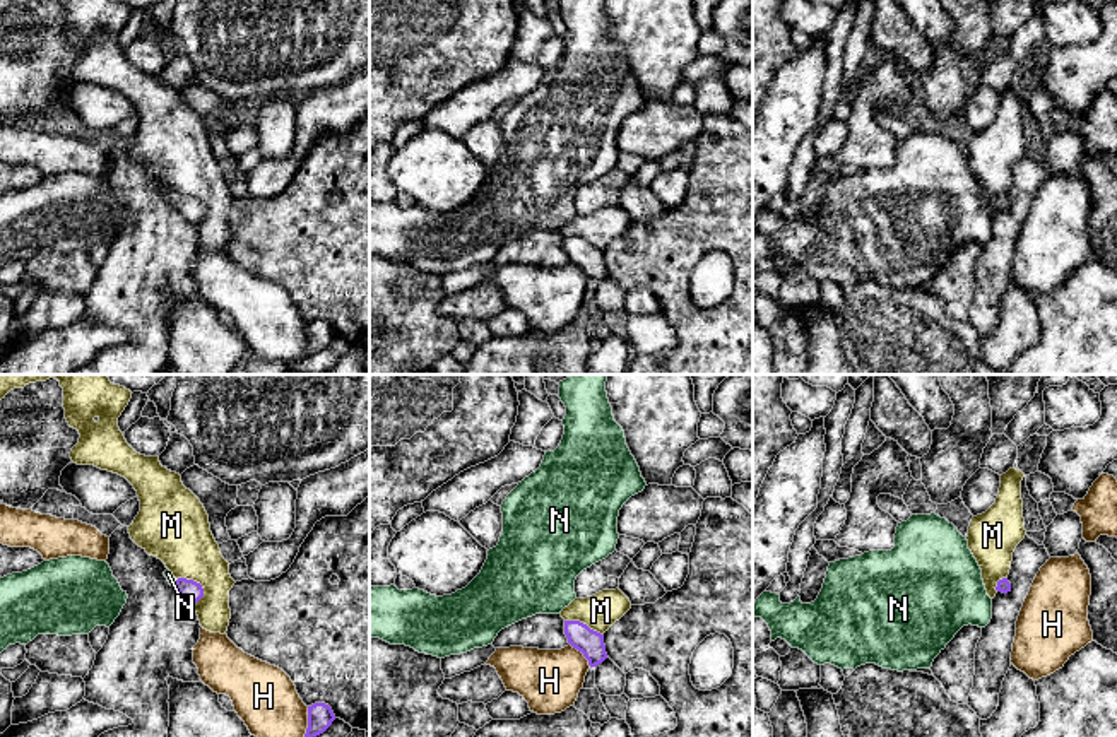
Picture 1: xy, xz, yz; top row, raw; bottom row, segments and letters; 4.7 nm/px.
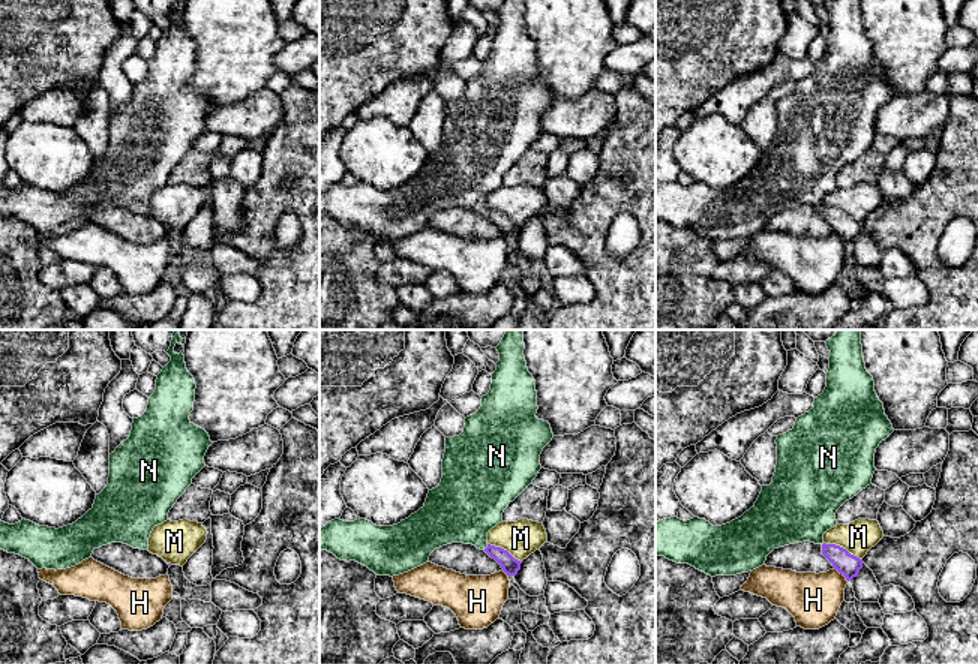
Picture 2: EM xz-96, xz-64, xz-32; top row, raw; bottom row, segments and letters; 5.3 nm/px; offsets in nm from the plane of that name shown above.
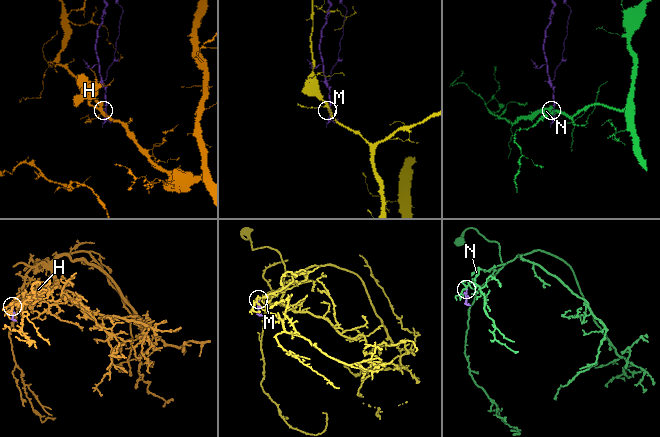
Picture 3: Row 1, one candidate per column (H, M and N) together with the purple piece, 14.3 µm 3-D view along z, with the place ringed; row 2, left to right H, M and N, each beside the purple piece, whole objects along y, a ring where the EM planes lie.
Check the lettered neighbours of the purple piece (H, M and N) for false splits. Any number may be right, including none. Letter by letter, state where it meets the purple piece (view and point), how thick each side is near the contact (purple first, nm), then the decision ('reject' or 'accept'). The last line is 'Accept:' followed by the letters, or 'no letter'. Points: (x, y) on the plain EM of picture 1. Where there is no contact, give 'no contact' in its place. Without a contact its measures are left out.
H: xy (308, 341) | 120/300 nm | reject
M: xy (192, 197) | 100/320 nm | reject
N: xy (175, 200) | 100/40 nm | accept
Accept: N

